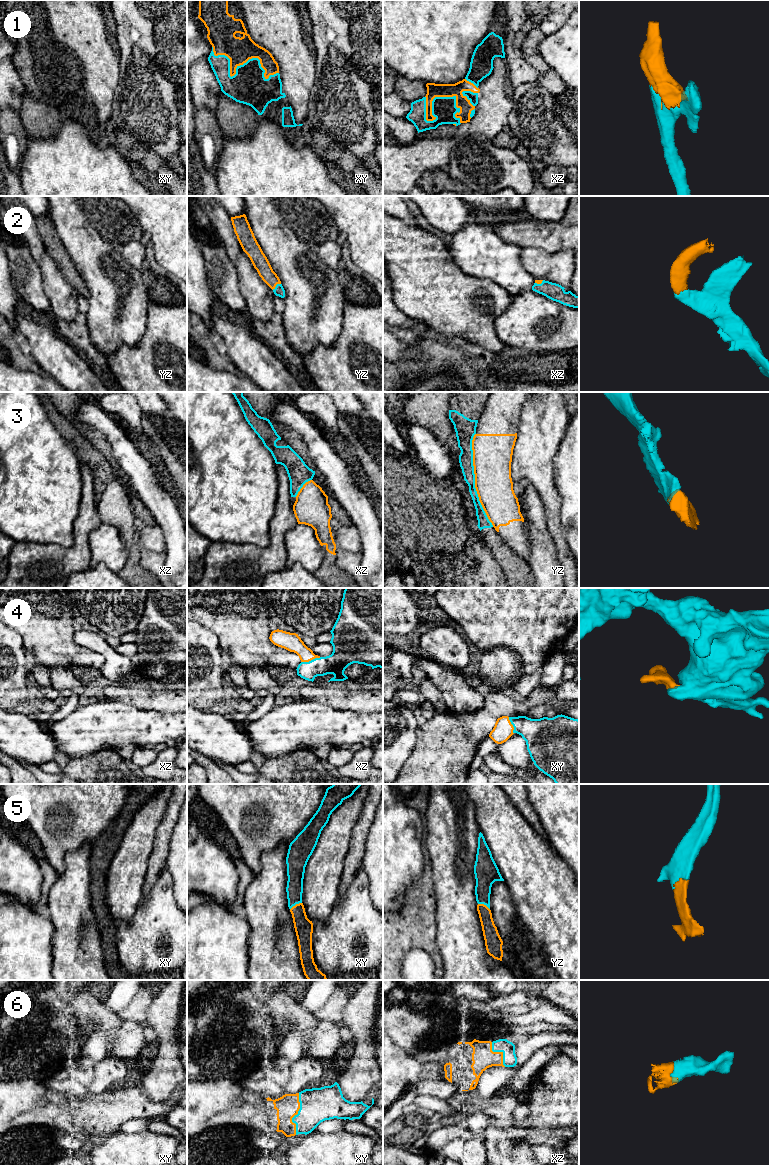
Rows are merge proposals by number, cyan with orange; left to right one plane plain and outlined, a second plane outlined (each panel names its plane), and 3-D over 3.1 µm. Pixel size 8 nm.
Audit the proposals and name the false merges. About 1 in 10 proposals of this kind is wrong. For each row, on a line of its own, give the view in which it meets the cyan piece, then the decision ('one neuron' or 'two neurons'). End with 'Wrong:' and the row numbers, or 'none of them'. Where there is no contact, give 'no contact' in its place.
1: meets cyan in xz; one neuron
2: meets cyan in yz; one neuron
3: meets cyan in yz; two neurons
4: meets cyan in xz; one neuron
5: meets cyan in xy; one neuron
6: meets cyan in xy; one neuron
Wrong: 3

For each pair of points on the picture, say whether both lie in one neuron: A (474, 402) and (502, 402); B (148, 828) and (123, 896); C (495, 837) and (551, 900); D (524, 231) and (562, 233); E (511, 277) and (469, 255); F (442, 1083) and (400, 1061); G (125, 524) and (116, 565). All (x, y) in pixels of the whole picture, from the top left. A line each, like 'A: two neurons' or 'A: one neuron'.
A: two neurons
B: one neuron
C: one neuron
D: one neuron
E: one neuron
F: one neuron
G: two neurons

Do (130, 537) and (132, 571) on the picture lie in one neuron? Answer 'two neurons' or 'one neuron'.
one neuron

